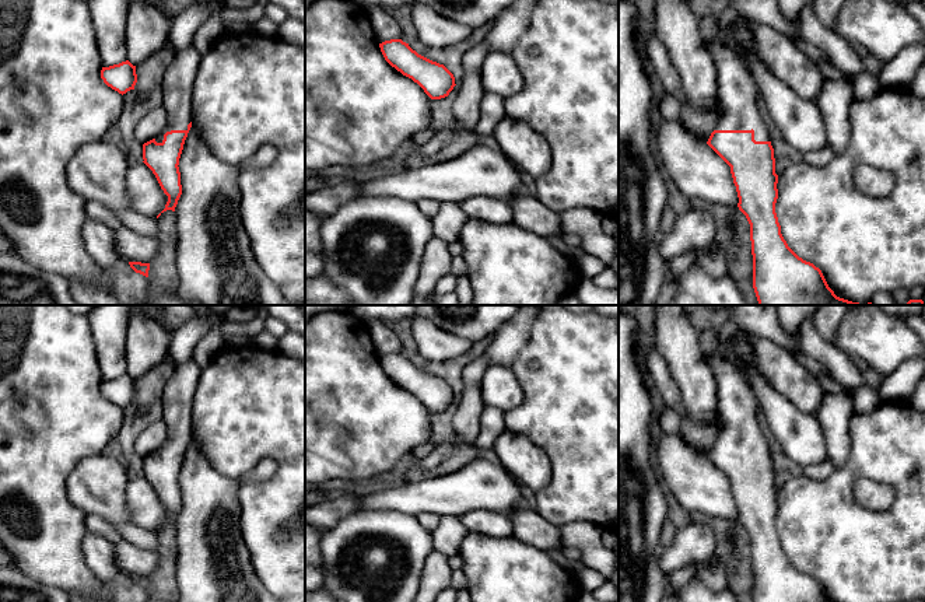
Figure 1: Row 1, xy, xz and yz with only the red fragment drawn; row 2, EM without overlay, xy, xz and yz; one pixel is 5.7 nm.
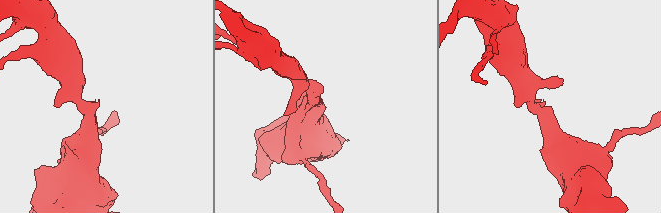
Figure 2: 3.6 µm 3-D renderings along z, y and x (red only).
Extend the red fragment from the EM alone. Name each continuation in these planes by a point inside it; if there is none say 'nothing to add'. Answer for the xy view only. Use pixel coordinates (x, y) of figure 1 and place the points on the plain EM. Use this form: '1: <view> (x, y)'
1: xy (179, 391)

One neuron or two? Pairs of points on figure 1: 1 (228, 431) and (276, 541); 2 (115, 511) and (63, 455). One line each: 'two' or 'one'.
1: one
2: two

